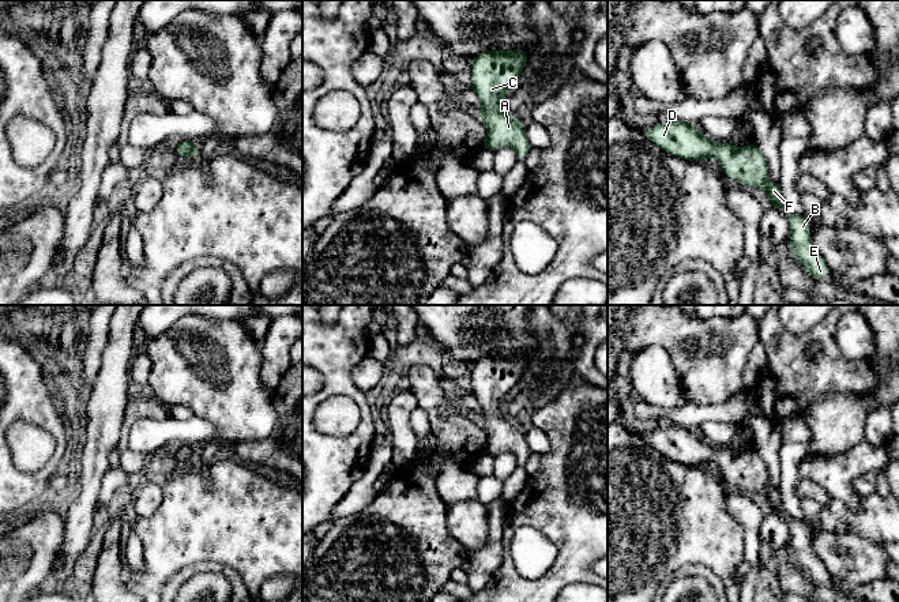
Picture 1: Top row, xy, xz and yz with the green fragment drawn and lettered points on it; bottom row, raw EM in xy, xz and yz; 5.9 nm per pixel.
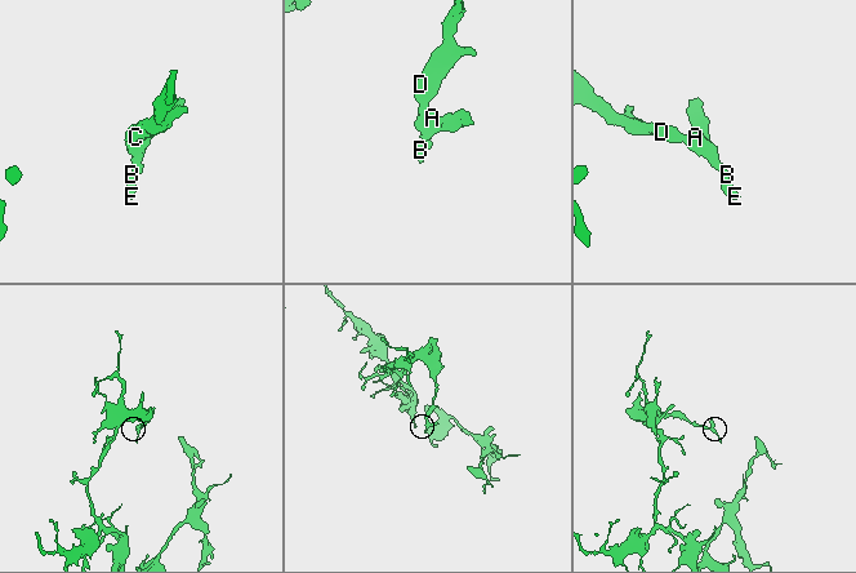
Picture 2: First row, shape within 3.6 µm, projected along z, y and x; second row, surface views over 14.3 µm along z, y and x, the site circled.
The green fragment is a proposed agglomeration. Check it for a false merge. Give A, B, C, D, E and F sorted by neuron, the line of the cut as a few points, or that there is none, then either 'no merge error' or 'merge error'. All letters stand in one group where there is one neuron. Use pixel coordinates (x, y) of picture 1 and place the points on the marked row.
A B C D E F | no cut | no merge error

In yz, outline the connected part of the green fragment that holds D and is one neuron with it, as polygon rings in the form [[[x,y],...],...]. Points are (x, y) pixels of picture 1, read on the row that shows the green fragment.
[[[672,120],[658,123],[640,132],[663,151],[687,161],[706,161],[715,158],[726,176],[741,183],[745,188],[753,185],[763,189],[771,207],[783,210],[780,202],[780,183],[768,181],[768,163],[755,143],[737,150],[731,142],[708,140],[697,125]]]

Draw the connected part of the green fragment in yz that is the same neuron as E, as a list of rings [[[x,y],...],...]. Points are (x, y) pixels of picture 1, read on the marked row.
[[[786,212],[790,223],[790,252],[800,260],[802,267],[813,279],[824,279],[831,275],[821,255],[816,251],[810,240],[809,221],[793,212]]]

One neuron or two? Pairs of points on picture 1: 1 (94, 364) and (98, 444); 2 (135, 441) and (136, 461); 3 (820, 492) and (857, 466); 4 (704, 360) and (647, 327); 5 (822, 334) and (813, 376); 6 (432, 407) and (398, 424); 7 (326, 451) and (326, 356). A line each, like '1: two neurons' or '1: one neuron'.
1: two neurons
2: two neurons
3: two neurons
4: one neuron
5: one neuron
6: two neurons
7: one neuron

